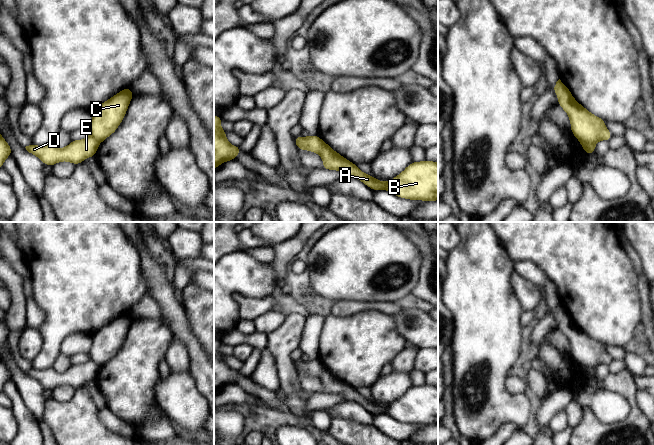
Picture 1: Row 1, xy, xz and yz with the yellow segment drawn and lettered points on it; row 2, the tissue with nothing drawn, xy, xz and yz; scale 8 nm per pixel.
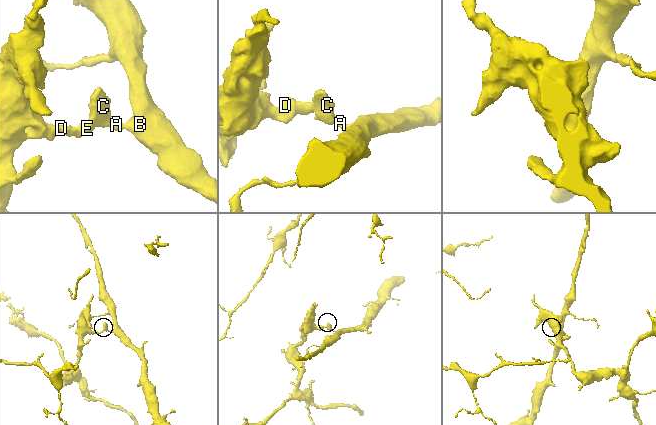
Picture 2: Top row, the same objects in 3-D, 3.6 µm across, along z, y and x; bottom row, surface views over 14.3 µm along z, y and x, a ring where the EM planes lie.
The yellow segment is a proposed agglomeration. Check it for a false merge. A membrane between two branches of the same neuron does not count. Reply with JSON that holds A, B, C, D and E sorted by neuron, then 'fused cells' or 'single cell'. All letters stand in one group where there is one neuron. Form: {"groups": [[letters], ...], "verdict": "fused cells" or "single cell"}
{"groups": [["A", "B", "C"], ["D", "E"]], "verdict": "fused cells"}

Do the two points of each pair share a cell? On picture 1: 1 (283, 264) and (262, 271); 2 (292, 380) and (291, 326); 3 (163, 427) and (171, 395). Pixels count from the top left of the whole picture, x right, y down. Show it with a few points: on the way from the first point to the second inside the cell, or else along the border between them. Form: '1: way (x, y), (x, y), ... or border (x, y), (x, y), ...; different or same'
1: border (268, 263), (273, 271), (276, 282); different
2: way (285, 367), (285, 339); same
3: border (161, 409), (171, 422); different

